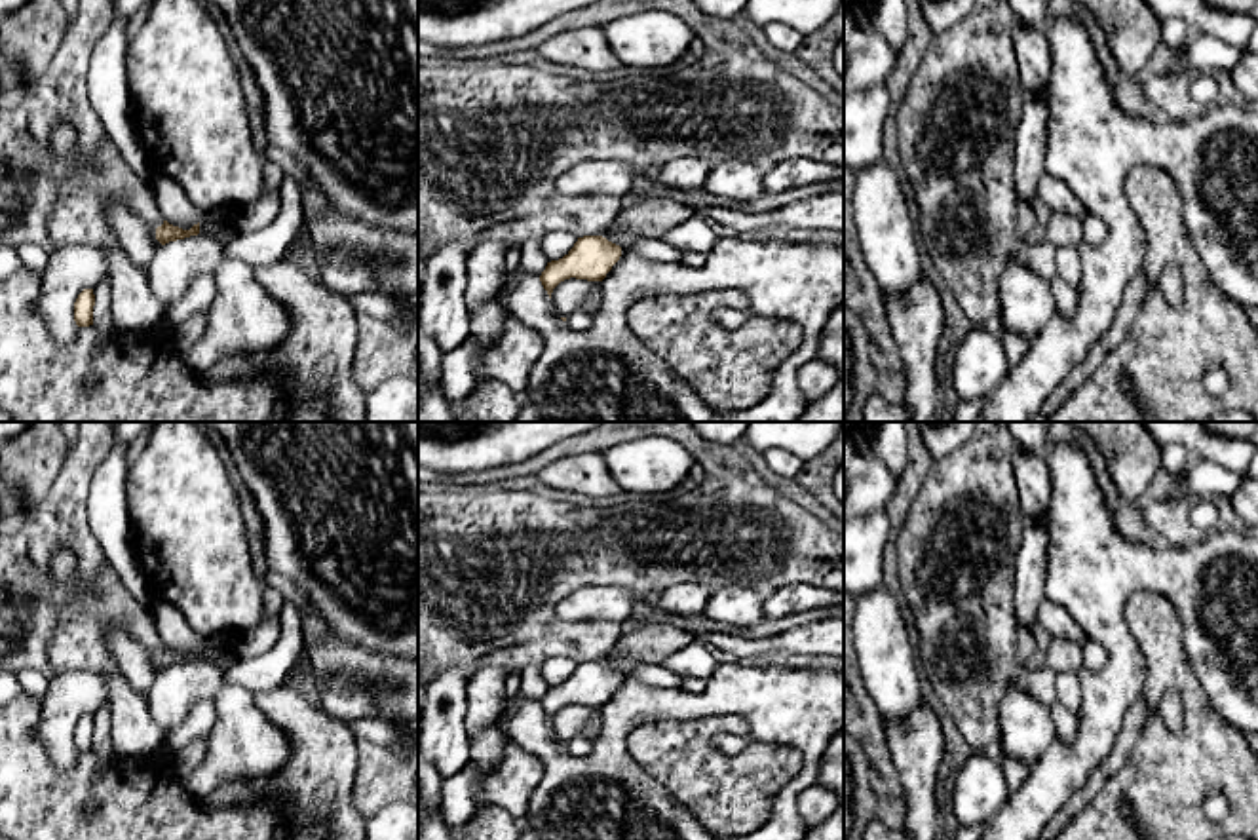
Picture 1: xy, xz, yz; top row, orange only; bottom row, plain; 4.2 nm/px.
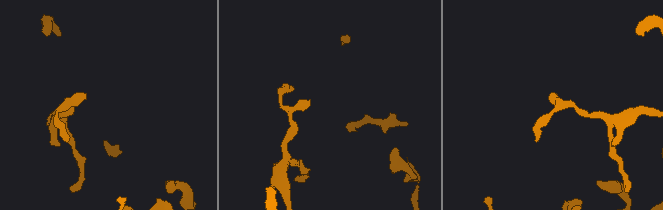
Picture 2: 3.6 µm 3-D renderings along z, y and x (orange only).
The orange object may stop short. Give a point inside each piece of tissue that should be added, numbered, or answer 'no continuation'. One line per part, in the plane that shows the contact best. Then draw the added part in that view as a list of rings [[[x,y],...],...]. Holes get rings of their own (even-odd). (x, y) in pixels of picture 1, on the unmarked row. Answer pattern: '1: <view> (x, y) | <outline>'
no continuation

